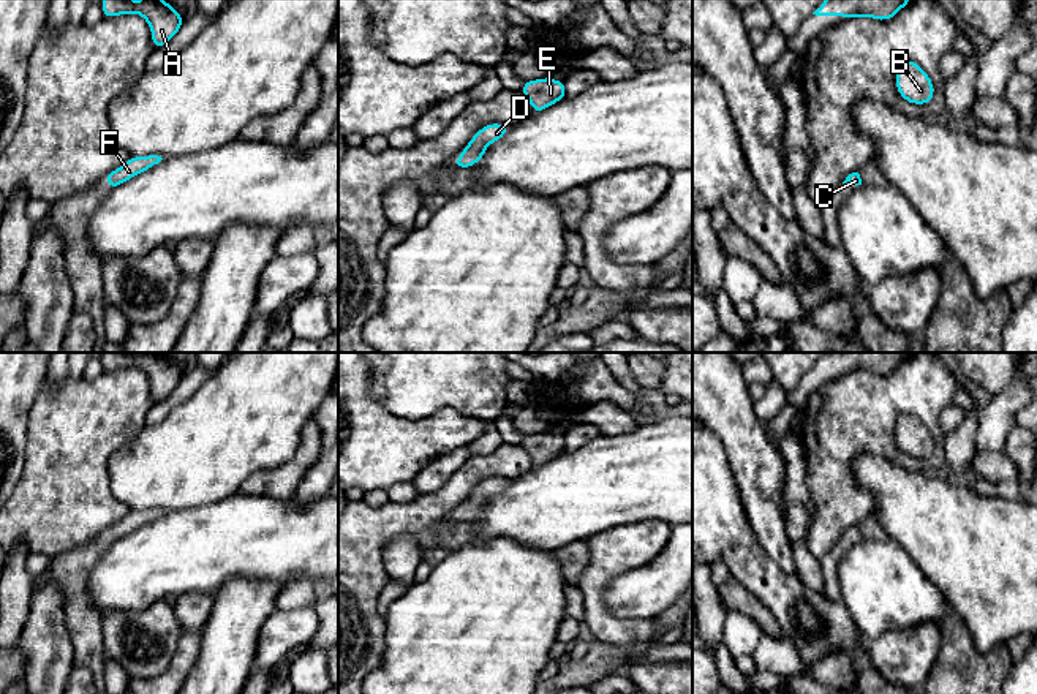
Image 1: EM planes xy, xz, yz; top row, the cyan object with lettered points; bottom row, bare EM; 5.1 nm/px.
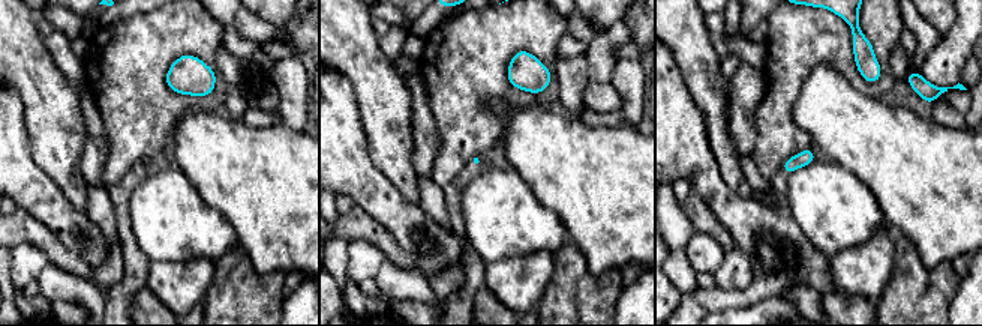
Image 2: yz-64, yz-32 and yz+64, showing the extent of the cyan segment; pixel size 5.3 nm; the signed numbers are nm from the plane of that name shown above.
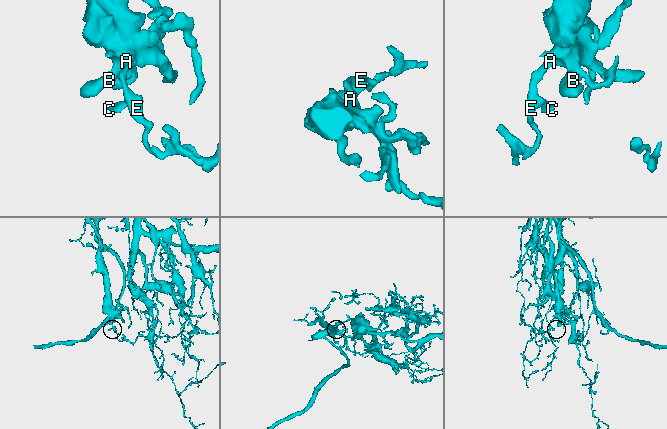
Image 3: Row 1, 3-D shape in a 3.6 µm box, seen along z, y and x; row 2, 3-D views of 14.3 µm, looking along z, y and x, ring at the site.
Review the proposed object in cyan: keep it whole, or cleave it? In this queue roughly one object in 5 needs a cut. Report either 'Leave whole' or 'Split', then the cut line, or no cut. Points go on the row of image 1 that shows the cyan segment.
Leave whole. No split

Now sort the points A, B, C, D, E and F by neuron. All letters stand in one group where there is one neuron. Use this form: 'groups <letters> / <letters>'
groups A B C D E F

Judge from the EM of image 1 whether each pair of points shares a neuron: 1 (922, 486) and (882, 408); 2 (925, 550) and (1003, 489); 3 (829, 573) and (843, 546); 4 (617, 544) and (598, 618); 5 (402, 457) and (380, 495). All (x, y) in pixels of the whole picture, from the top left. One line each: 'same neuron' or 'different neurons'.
1: different neurons
2: different neurons
3: same neuron
4: same neuron
5: different neurons

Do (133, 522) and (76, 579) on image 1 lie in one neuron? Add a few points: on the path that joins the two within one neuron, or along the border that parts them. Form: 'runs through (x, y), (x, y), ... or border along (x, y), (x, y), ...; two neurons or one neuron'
runs through (116, 531), (82, 561); one neuron

